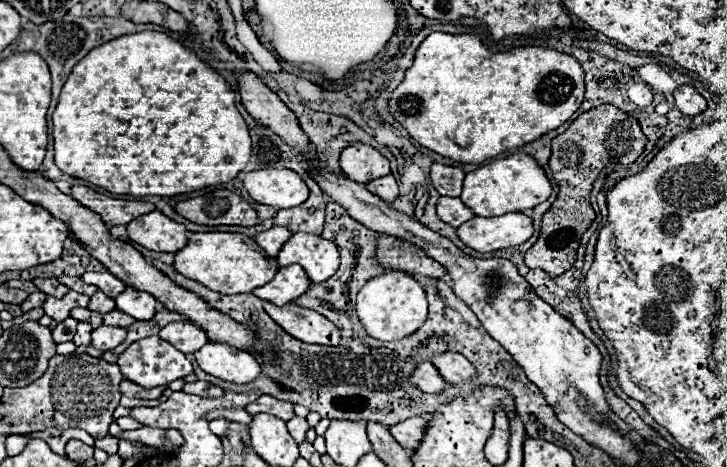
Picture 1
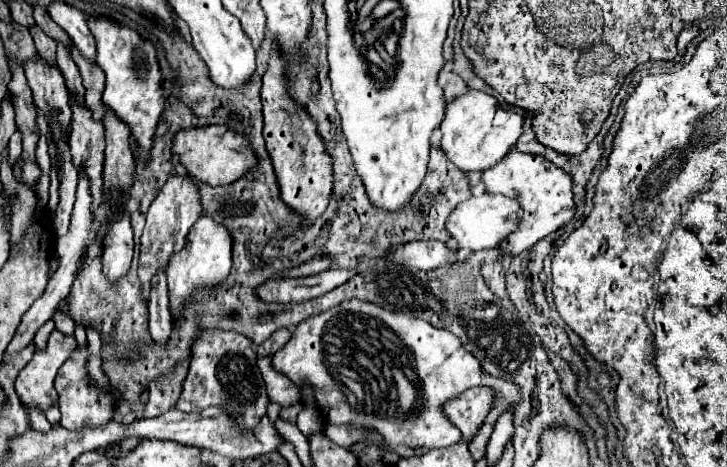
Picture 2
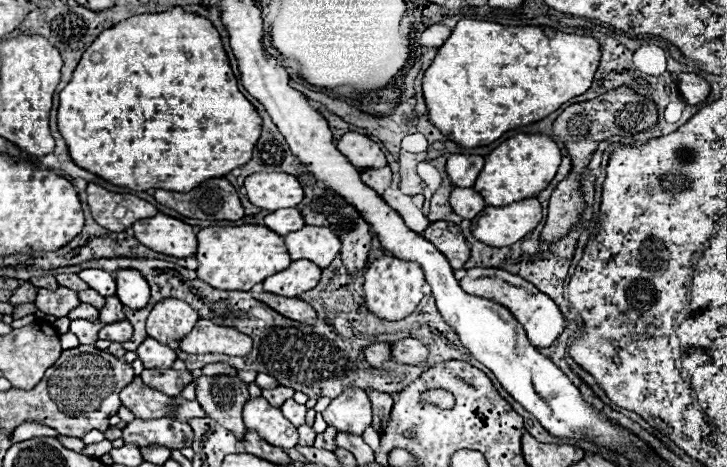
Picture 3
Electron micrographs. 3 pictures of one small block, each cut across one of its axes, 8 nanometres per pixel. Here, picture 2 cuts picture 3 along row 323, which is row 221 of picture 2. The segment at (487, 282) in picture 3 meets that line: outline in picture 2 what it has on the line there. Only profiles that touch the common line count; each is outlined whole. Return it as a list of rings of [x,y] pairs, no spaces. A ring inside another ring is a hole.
[[[510,150],[496,166],[482,172],[482,182],[486,186],[486,192],[516,198],[522,206],[522,220],[518,230],[508,234],[498,246],[502,256],[518,256],[520,252],[532,248],[540,238],[558,230],[574,216],[570,176],[542,156]]]

